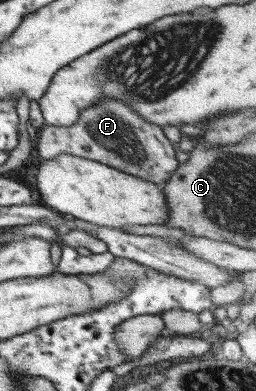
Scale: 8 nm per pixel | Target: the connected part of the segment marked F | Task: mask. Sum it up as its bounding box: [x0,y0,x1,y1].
[35,98,179,184]

